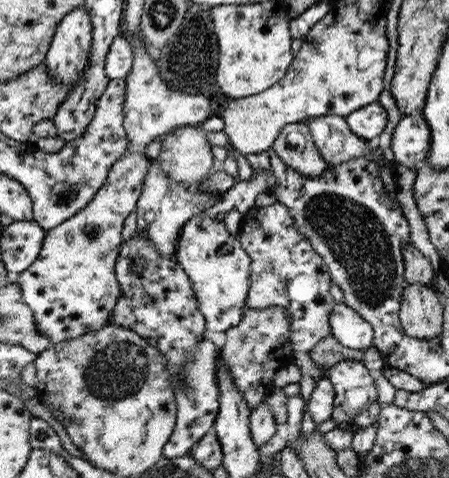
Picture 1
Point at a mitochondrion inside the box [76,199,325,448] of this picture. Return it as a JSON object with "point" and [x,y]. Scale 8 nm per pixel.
{"point":[119,371]}

